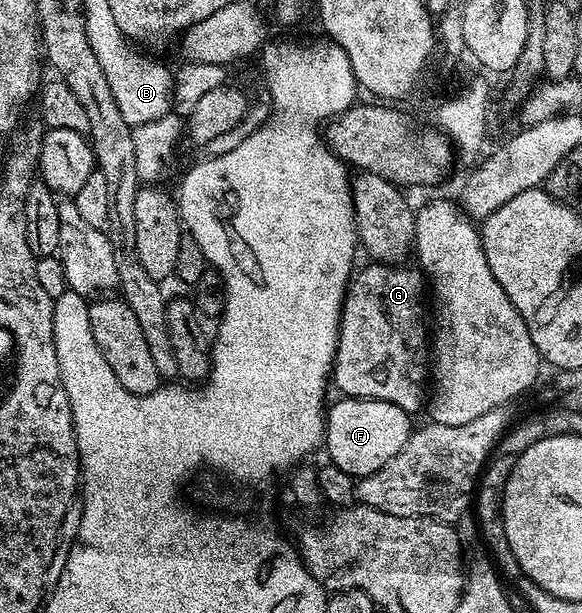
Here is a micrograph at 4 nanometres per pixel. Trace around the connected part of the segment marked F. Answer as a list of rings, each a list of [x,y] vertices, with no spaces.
[[[337,398],[337,403],[327,408],[324,424],[323,446],[328,447],[331,466],[342,469],[342,473],[353,477],[370,475],[383,466],[406,445],[414,432],[409,412],[390,405],[390,401],[377,399]]]

